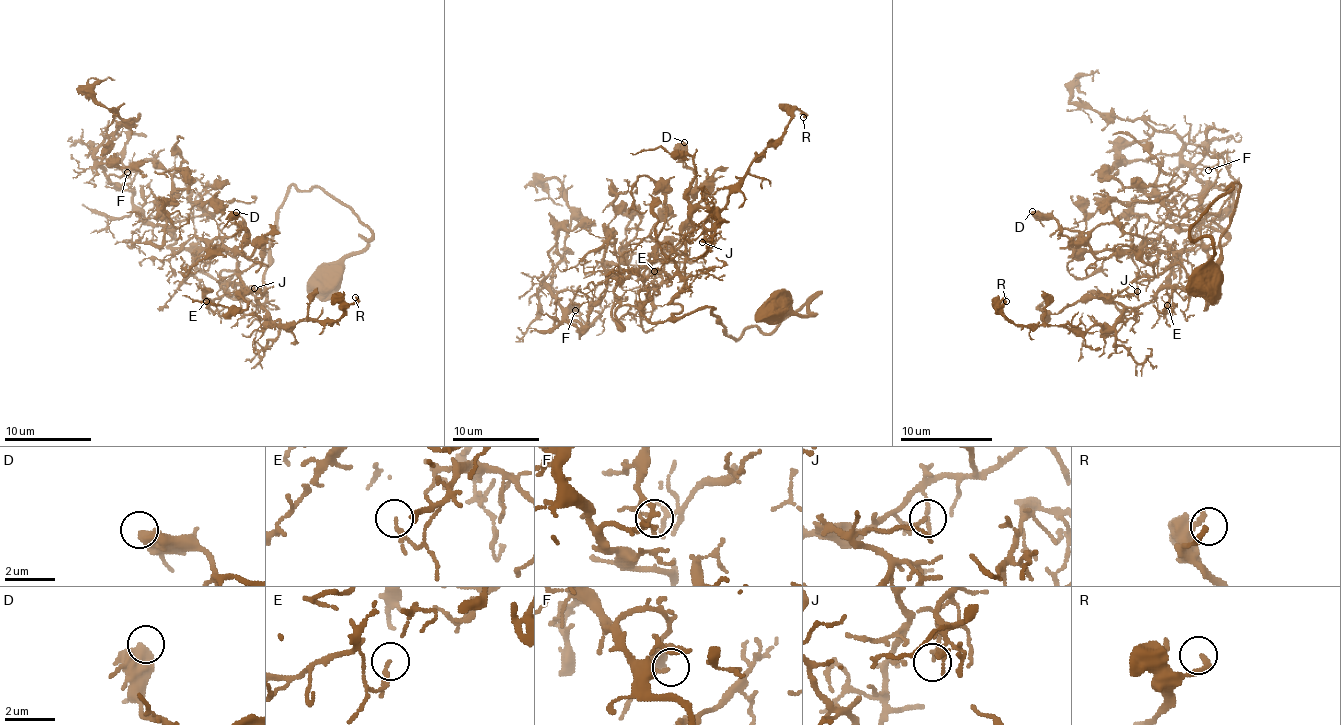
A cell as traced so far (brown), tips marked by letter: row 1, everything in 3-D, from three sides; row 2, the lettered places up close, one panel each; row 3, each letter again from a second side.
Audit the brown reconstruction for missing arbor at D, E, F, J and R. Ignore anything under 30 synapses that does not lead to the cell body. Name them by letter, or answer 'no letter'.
no letter

